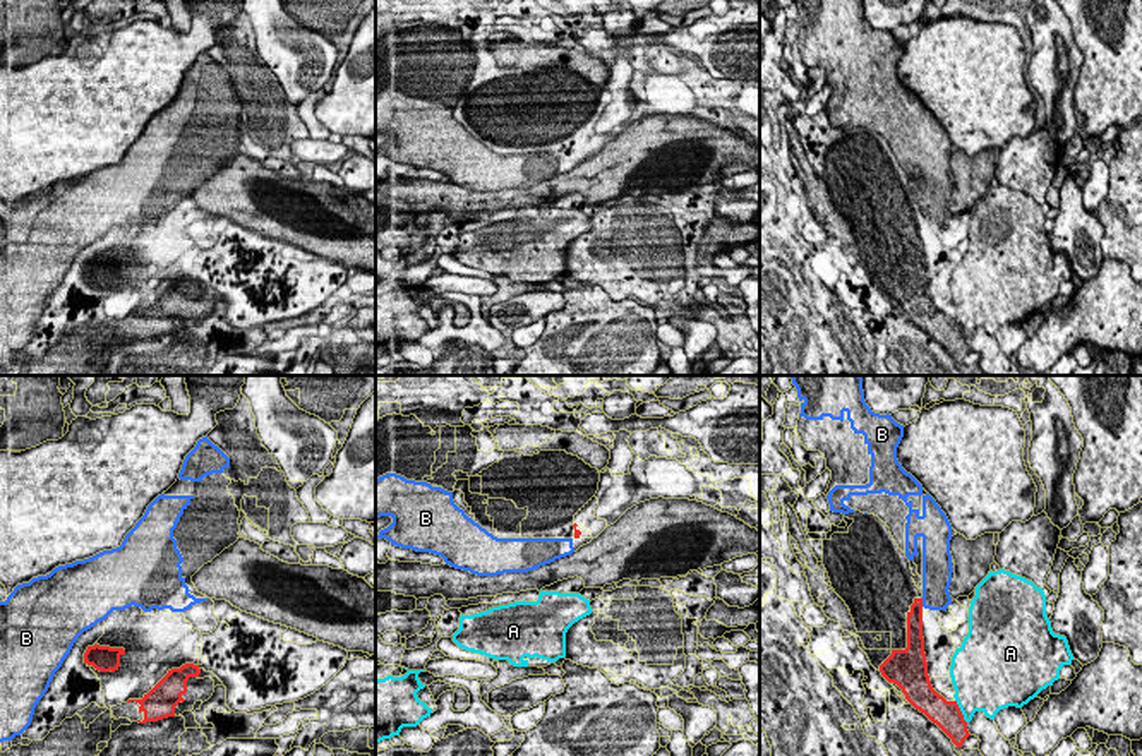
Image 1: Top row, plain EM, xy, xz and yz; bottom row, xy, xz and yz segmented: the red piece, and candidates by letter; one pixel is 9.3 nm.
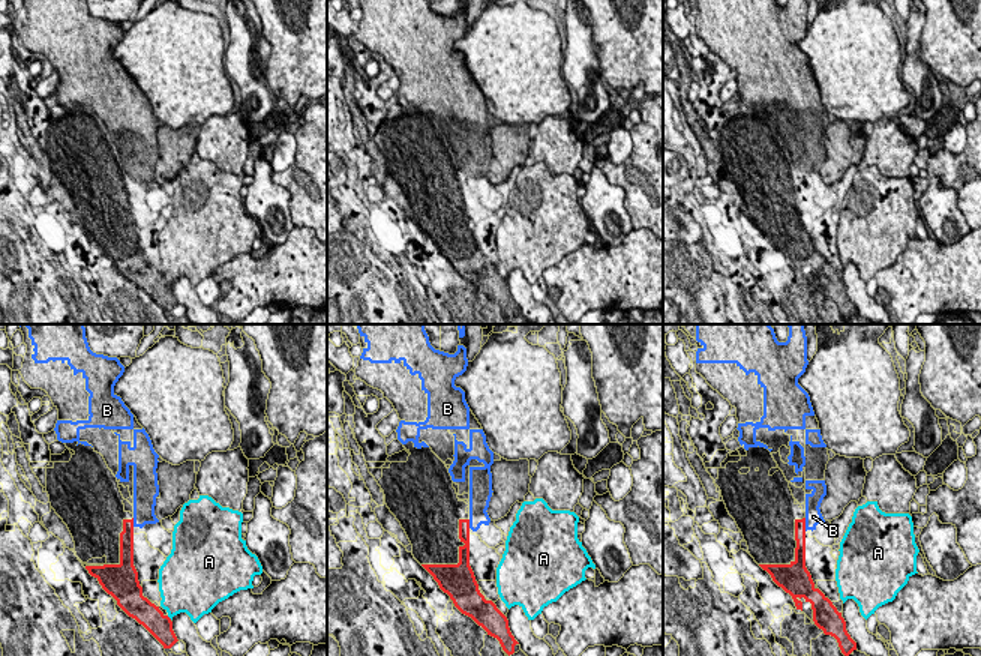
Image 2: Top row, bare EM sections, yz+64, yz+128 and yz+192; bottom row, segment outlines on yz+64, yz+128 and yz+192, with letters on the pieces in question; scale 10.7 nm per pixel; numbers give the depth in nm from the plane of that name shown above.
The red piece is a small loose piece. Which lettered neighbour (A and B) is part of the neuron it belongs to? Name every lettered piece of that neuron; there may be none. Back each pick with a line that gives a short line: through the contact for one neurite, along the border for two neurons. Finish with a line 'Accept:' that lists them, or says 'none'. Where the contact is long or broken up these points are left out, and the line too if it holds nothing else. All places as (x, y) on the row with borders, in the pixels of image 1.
Accept: B

